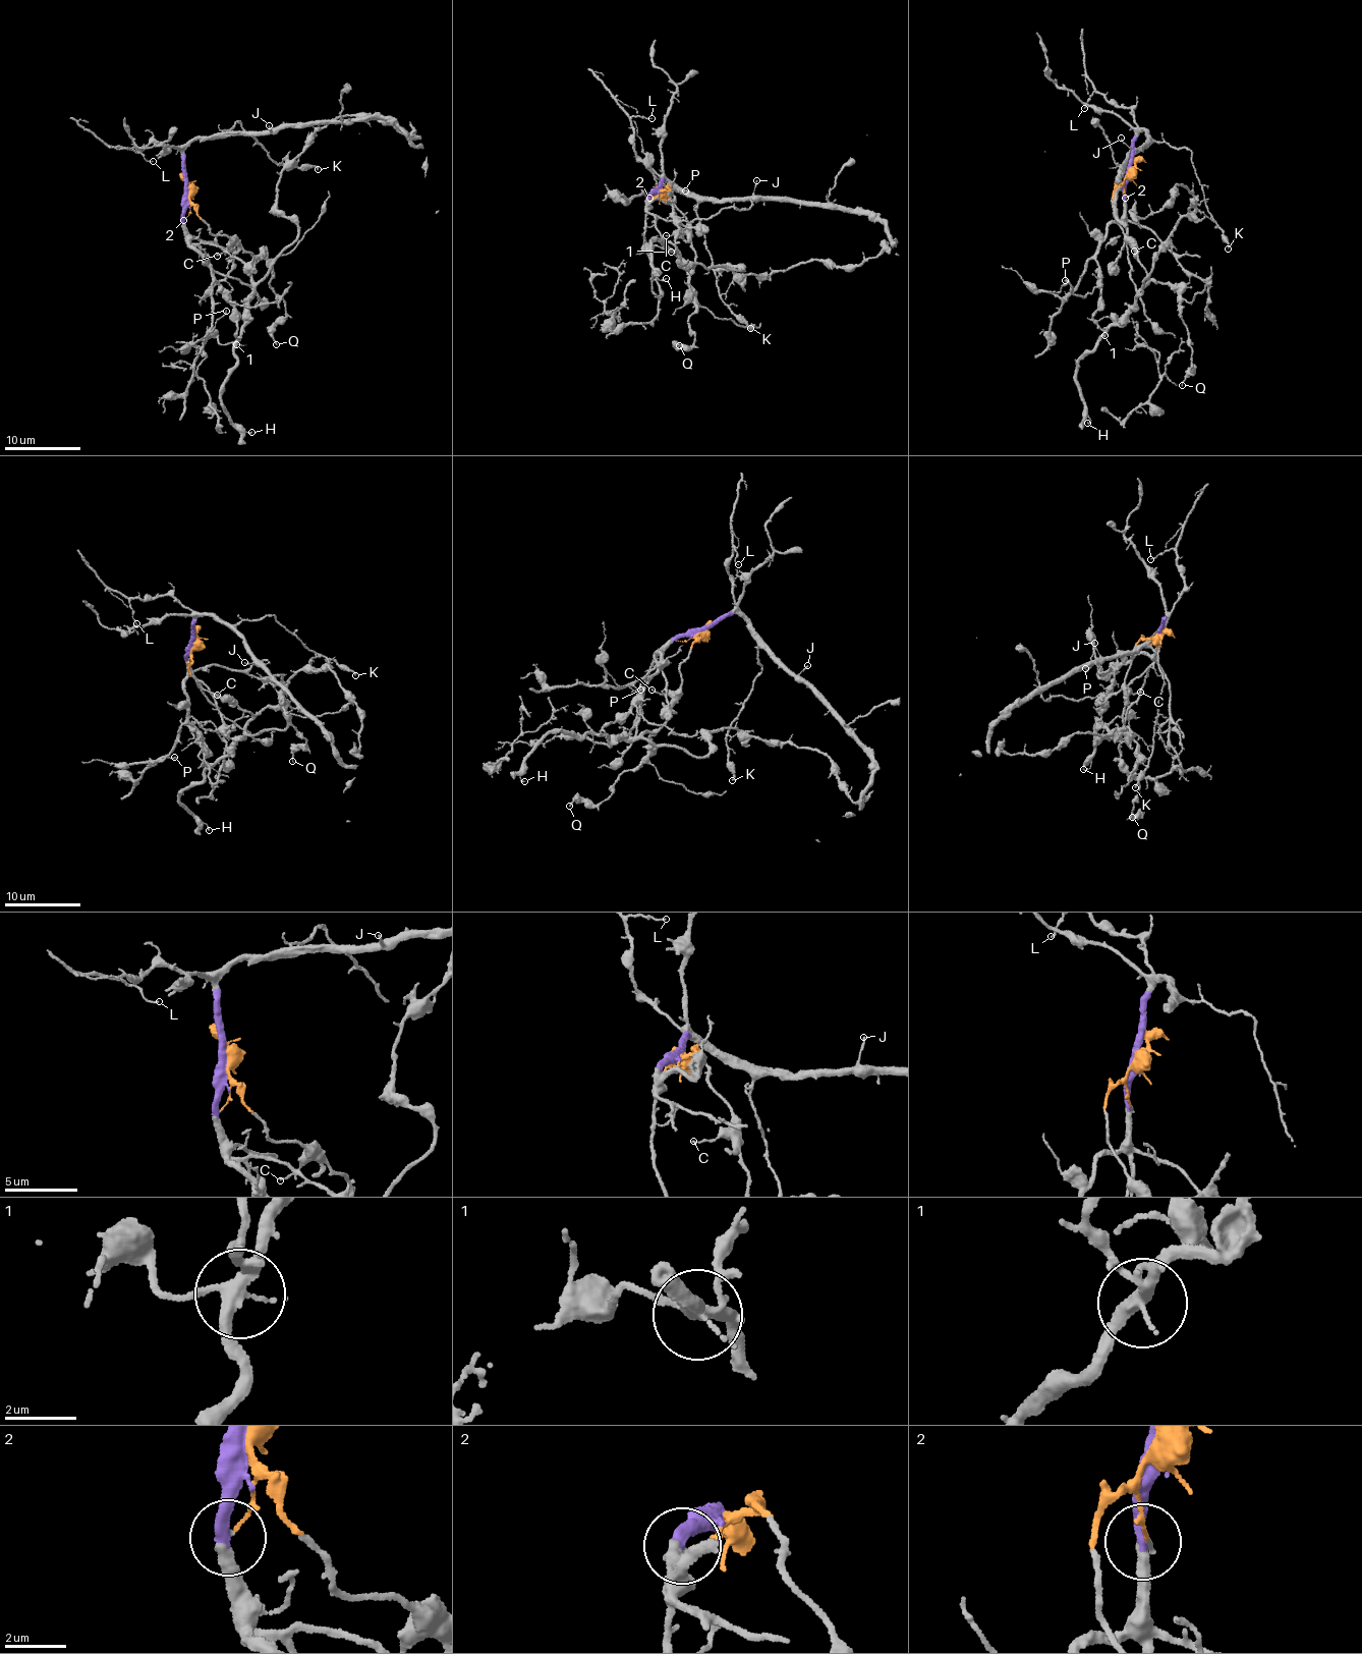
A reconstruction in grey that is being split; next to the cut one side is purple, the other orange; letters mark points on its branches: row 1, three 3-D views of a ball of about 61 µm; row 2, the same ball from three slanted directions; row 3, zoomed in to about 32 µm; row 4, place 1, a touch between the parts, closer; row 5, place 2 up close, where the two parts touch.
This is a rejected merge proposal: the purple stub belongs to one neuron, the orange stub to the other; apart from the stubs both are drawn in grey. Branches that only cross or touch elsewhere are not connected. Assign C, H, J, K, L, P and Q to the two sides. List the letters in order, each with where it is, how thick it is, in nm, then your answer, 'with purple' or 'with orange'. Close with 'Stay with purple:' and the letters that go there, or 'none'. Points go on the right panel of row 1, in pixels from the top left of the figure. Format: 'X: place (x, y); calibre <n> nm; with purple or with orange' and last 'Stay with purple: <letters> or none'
C: place (1134, 251); calibre 130 nm; with orange
H: place (1087, 423); calibre 120 nm; with orange
J: place (1121, 138); calibre 110 nm; with purple
K: place (1228, 249); calibre 160 nm; with purple
L: place (1084, 108); calibre 100 nm; with purple
P: place (1065, 280); calibre 120 nm; with purple
Q: place (1182, 385); calibre 120 nm; with orange
Stay with purple: J, K, L, P

